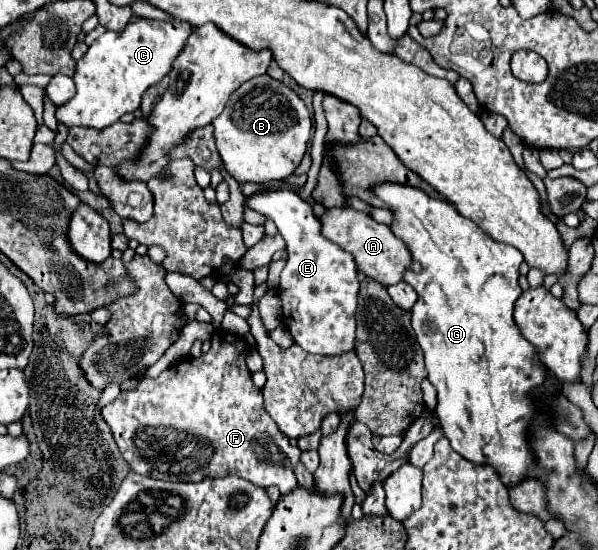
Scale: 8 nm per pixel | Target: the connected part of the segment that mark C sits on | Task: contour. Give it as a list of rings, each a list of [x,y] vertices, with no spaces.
[[[135,18],[121,32],[105,32],[95,40],[87,54],[77,60],[75,86],[77,94],[73,102],[57,108],[57,120],[71,126],[105,128],[117,122],[123,114],[135,112],[141,104],[141,96],[147,88],[159,84],[173,68],[175,58],[181,54],[193,28],[183,20],[163,22],[161,28],[153,28],[153,20]]]

